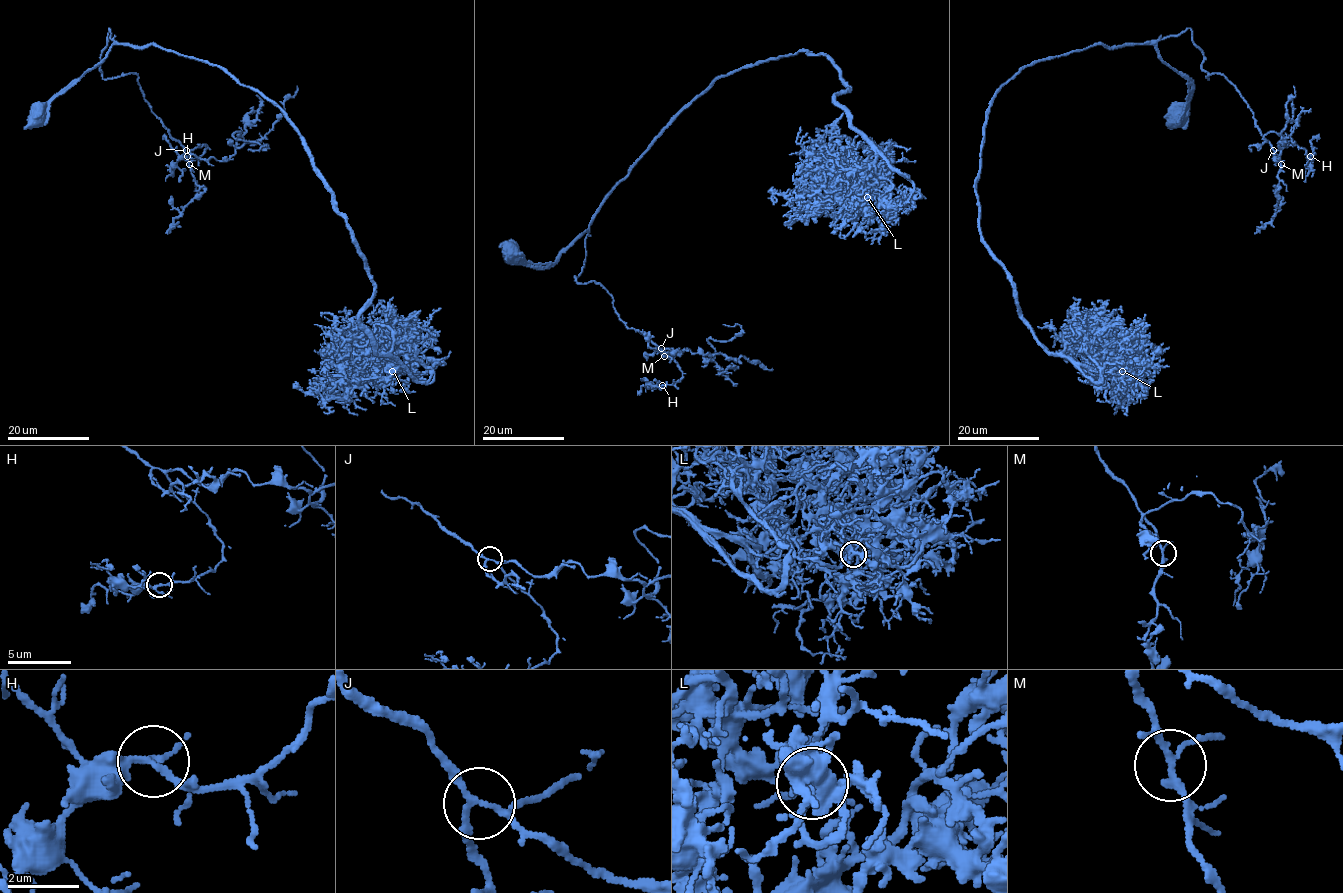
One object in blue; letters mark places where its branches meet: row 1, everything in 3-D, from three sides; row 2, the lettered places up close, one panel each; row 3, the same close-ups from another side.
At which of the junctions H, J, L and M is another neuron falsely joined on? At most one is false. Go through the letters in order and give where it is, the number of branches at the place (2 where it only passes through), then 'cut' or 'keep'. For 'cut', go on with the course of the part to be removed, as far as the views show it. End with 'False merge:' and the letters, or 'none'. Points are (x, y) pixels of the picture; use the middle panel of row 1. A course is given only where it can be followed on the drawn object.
H: at (662, 385); 4 branches meet; keep
J: at (661, 348); 4 branches meet; keep
L: at (867, 197); 4 branches meet; keep
M: at (664, 356); 4 branches meet; keep
False merge: none

